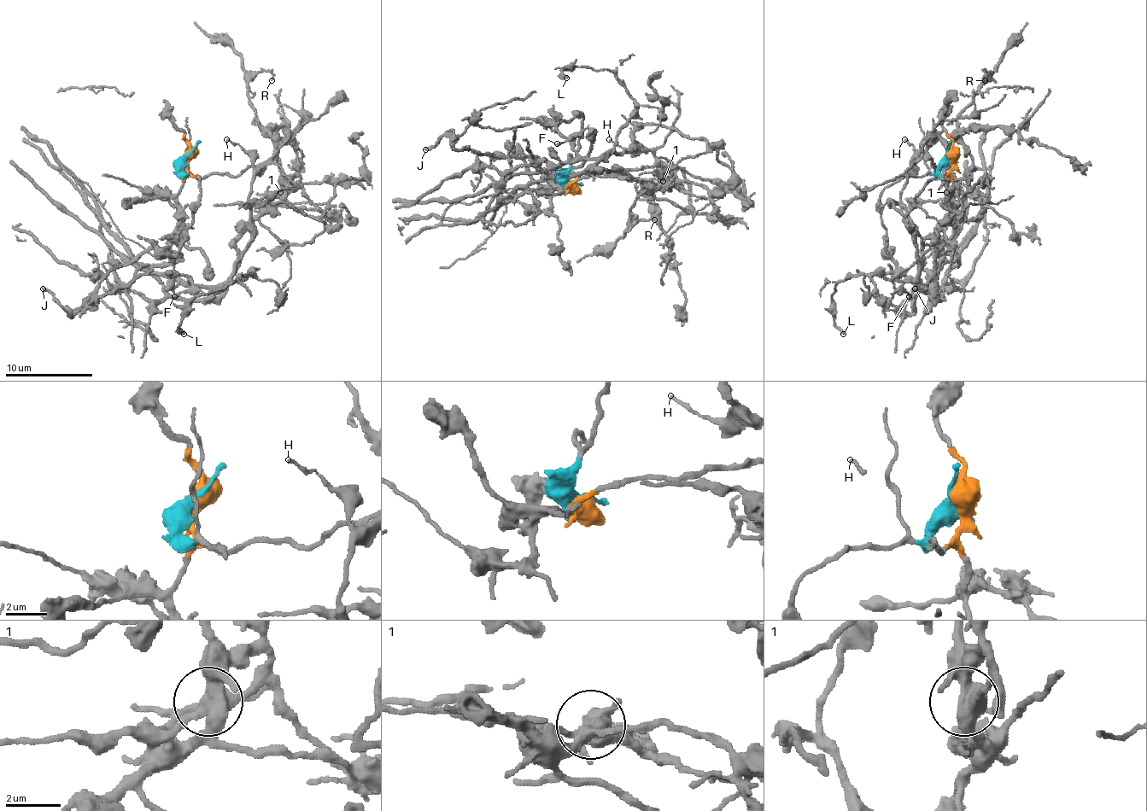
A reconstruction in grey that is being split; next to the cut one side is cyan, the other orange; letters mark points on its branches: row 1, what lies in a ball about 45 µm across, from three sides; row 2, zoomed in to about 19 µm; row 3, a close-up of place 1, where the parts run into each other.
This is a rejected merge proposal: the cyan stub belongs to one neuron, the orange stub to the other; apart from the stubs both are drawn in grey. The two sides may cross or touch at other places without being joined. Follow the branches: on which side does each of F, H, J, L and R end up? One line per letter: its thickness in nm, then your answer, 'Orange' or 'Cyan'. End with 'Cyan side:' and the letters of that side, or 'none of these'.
F: Thickness 200 nm. Cyan
H: Thickness 130 nm. Cyan
J: Thickness 240 nm. Orange
L: Thickness 340 nm. Cyan
R: Thickness 110 nm. Orange
Cyan side: F, H, L

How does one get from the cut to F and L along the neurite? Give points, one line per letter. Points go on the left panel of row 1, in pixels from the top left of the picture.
F: (184, 157), (182, 170), (200, 181), (193, 224), (173, 259), (173, 269), (186, 277), (191, 286), (173, 297)
L: (184, 157), (182, 170), (200, 189), (173, 269), (200, 286), (252, 275), (197, 294), (182, 318), (184, 334)

